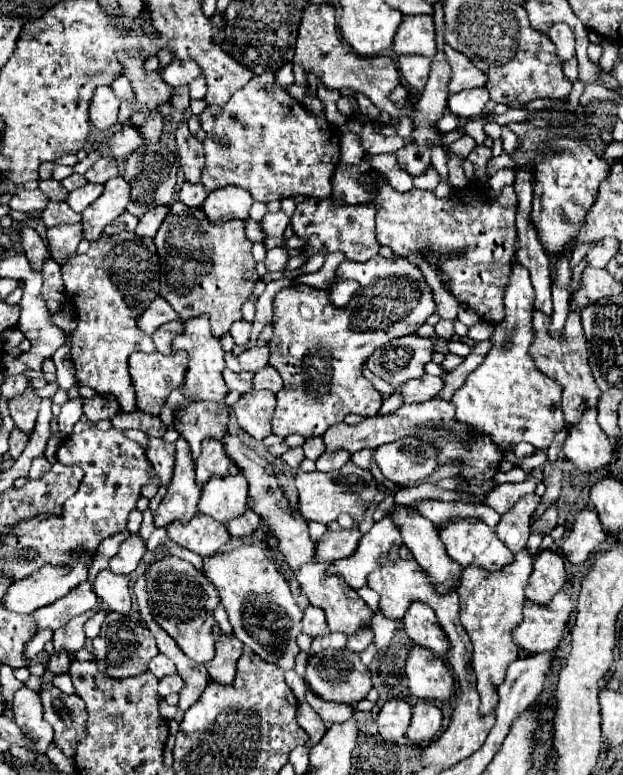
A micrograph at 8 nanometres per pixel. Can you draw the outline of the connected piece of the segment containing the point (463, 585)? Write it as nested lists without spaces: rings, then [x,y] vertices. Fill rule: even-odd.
[[[518,551],[514,555],[512,567],[502,567],[502,571],[486,571],[482,567],[466,567],[460,579],[460,621],[468,631],[474,645],[472,667],[478,679],[480,693],[480,713],[486,715],[498,705],[496,687],[504,681],[504,673],[508,663],[518,659],[518,647],[512,641],[512,629],[522,621],[522,605],[524,605],[524,587],[532,573],[536,555],[526,551]]]

